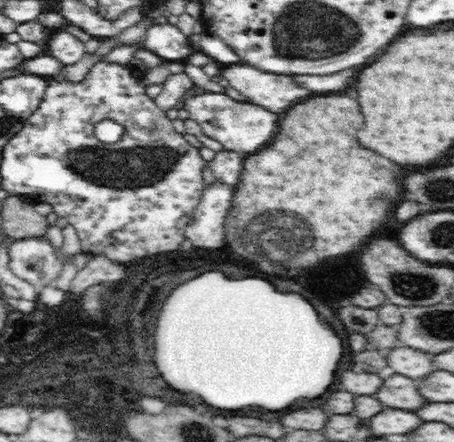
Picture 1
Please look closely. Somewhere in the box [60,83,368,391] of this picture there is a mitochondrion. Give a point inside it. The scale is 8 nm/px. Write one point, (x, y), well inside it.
(140, 166)

